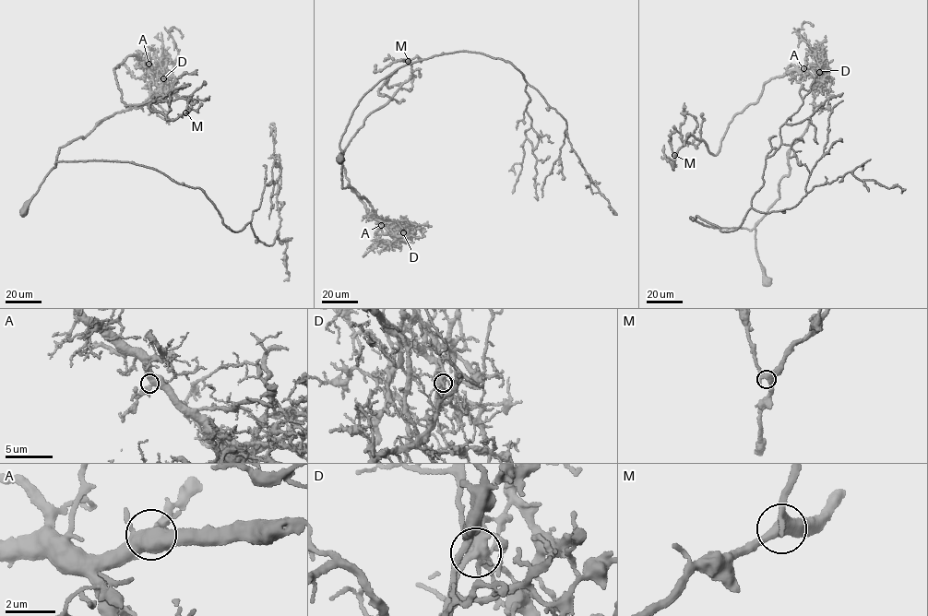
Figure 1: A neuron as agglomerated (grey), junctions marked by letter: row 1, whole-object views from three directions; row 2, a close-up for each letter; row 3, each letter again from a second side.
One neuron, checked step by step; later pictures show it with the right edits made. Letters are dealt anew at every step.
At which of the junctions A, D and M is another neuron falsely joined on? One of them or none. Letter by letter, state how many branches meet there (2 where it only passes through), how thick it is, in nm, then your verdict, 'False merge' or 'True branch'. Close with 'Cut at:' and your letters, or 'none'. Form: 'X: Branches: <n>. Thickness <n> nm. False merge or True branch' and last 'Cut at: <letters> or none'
A: Branches: 5. Thickness 480 nm. True branch
D: Branches: 5. Thickness 440 nm. False merge
M: Branches: 4. Thickness 400 nm. True branch
Cut at: D

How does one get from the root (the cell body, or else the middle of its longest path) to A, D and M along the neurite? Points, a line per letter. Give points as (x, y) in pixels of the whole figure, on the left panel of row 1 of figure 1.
A: (23, 211), (55, 166), (59, 148), (116, 112), (145, 103), (147, 83), (156, 73), (148, 64)
D: (23, 211), (55, 166), (59, 148), (83, 138), (116, 112), (139, 107), (160, 88), (163, 78)
M: (23, 211), (59, 148), (145, 103), (155, 71), (129, 55), (113, 69), (125, 106), (182, 98), (185, 112)

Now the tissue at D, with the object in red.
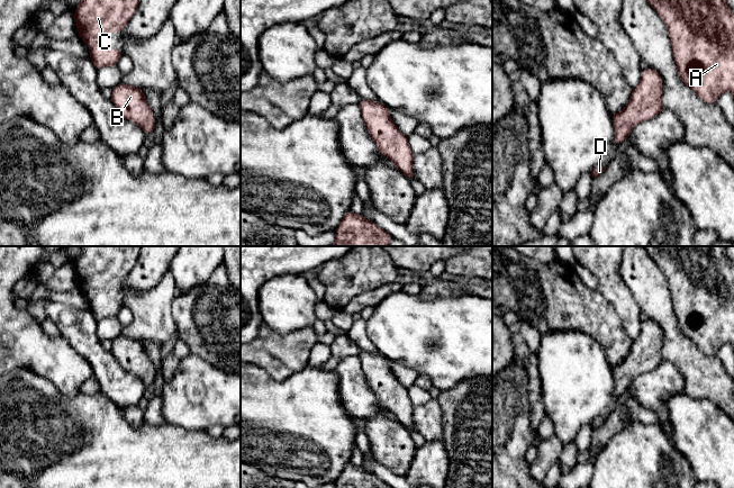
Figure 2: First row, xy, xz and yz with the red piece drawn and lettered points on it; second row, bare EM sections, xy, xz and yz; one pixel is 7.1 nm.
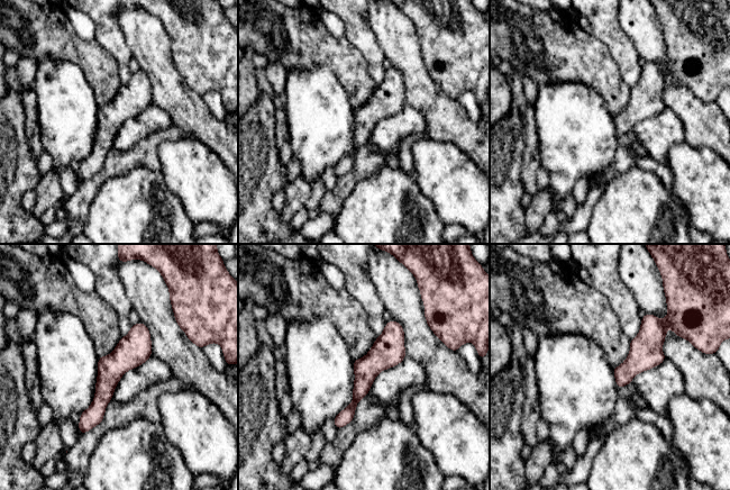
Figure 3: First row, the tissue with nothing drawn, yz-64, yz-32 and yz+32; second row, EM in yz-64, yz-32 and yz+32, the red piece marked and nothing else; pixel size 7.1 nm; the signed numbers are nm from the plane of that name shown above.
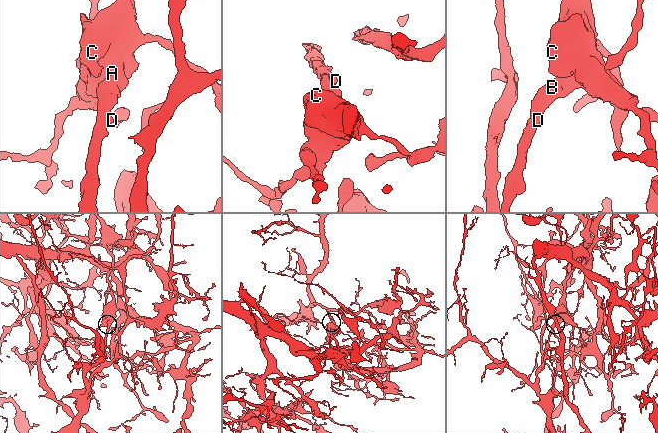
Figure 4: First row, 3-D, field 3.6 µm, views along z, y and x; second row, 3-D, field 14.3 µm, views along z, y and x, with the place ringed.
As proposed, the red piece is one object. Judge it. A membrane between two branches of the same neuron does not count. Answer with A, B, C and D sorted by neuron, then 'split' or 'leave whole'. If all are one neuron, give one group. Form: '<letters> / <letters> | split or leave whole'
A C / B D | split

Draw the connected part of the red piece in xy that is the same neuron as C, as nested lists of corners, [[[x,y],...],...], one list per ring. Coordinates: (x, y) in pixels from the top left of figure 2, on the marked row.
[[[80,0],[75,12],[78,35],[90,48],[96,69],[116,66],[123,49],[110,49],[111,33],[123,31],[139,0]]]

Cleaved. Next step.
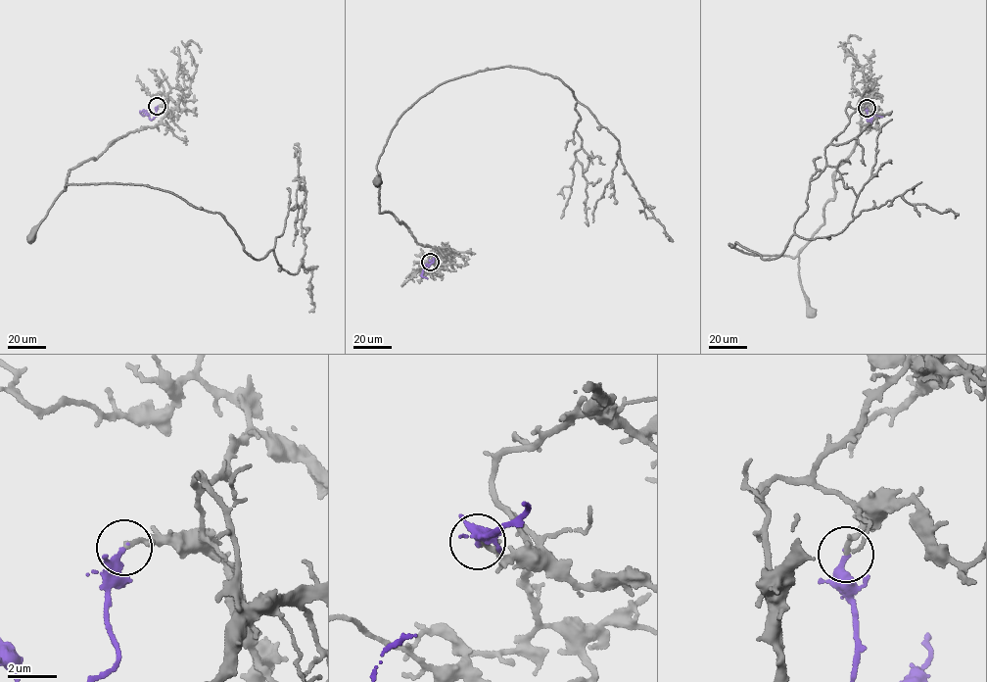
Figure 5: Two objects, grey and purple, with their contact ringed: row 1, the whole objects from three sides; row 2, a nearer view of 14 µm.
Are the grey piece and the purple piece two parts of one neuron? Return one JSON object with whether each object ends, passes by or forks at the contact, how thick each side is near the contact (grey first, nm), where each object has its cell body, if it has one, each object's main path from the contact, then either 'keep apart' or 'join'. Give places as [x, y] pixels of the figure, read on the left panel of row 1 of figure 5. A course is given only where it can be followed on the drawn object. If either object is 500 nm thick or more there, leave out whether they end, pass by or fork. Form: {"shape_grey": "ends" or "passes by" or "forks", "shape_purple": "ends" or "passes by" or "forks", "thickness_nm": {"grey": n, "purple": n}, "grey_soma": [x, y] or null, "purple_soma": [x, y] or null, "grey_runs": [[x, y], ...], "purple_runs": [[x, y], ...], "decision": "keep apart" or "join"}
{"shape_grey": "passes by", "shape_purple": "ends", "thickness_nm": {"grey": 140, "purple": 280}, "grey_soma": [31, 237], "purple_soma": null, "grey_runs": [[157, 106], [163, 101], [165, 105], [162, 121], [130, 131], [95, 159], [70, 170], [65, 189], [30, 238]], "purple_runs": [[157, 106], [157, 115], [152, 120], [143, 110], [140, 112], [144, 116]], "decision": "join"}

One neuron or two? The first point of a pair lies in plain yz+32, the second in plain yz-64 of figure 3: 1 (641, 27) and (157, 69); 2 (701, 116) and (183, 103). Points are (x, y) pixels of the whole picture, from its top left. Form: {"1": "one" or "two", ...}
{"1": "one", "2": "one"}

